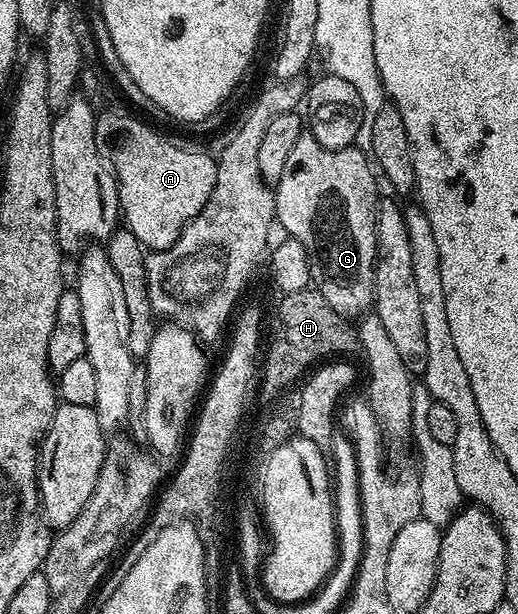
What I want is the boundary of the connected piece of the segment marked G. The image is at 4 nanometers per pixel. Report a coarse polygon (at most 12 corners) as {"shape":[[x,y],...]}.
{"shape":[[304,135],[272,189],[313,288],[374,303],[380,200],[357,147]]}

